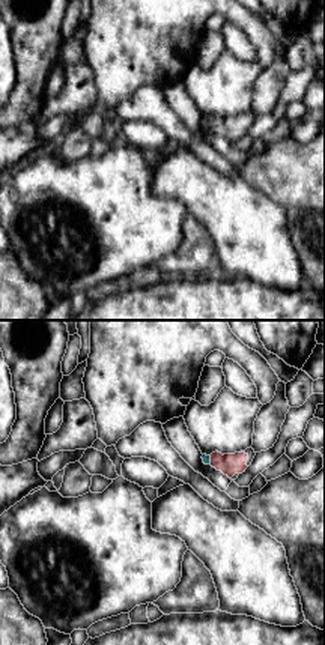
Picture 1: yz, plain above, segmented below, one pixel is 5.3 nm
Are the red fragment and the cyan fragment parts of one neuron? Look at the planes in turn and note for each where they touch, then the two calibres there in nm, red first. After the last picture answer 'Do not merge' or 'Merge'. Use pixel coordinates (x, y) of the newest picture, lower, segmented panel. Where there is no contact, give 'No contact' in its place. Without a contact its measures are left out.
Touches red at (211, 460). Thickness 110 nm (red) against 50 nm

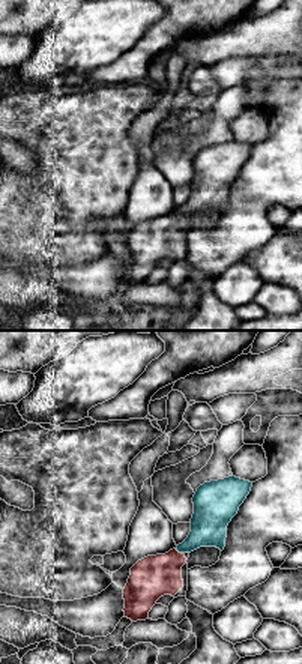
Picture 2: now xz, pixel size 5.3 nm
Touches red at (176, 550). Thickness 220 nm (red) against 200 nm

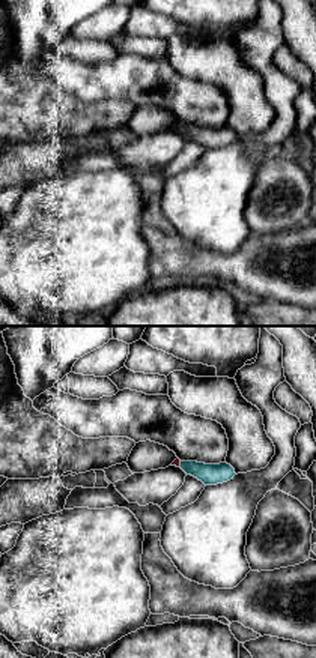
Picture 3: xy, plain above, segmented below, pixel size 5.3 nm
Touches red at (179, 464). Thickness 40 nm (red) against 110 nm

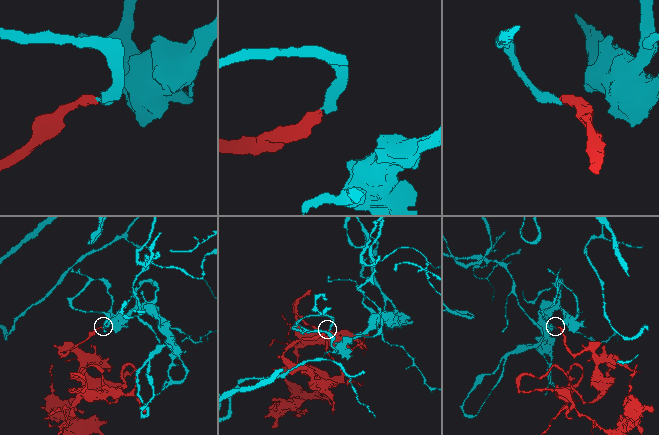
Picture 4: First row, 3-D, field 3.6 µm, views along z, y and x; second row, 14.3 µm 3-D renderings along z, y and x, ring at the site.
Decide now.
Merge

